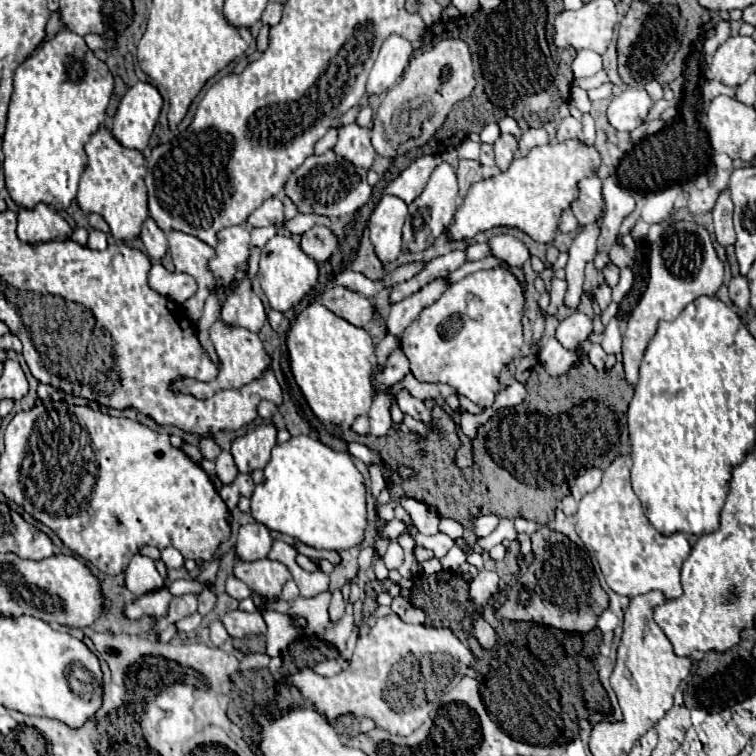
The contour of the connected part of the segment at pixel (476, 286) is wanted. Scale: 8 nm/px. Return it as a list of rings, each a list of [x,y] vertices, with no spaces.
[[[505,267],[469,273],[461,281],[449,285],[447,291],[435,303],[425,307],[401,335],[401,349],[409,359],[411,373],[415,375],[417,381],[447,383],[473,403],[489,407],[499,391],[497,377],[501,369],[519,353],[523,345],[521,329],[523,305],[525,305],[523,289]]]

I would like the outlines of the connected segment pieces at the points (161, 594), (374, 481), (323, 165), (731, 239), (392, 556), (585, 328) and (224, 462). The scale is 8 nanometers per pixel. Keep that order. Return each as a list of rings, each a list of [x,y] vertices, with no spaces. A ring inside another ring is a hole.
[[[153,591],[151,595],[141,595],[137,601],[129,603],[125,607],[125,615],[129,619],[139,619],[143,615],[149,617],[163,617],[167,613],[167,605],[171,601],[171,593],[169,591]]]
[[[369,465],[369,473],[371,473],[371,495],[379,497],[381,489],[385,487],[385,481],[381,477],[381,469],[377,465]]]
[[[333,149],[325,151],[323,155],[307,157],[305,163],[291,173],[283,191],[295,203],[299,213],[313,213],[329,219],[349,219],[371,197],[367,171],[355,167],[351,161],[337,155]]]
[[[721,191],[715,207],[713,207],[713,223],[715,223],[715,237],[721,245],[735,243],[735,229],[733,229],[733,201],[729,191]]]
[[[397,541],[391,543],[391,547],[387,549],[387,555],[383,559],[385,559],[385,565],[389,569],[399,569],[403,563],[403,547]]]
[[[573,311],[571,315],[567,315],[559,327],[557,327],[557,341],[565,347],[565,349],[575,349],[579,343],[583,343],[589,333],[593,331],[593,323],[591,319],[581,313],[581,311]]]
[[[221,451],[215,465],[217,465],[217,477],[221,479],[221,483],[231,483],[235,479],[237,467],[235,467],[233,457],[231,457],[229,451]]]

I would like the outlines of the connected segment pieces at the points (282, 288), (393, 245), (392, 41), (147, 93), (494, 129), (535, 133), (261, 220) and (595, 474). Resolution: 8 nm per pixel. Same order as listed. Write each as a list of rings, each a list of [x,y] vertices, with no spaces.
[[[277,233],[271,237],[265,247],[261,249],[261,261],[259,261],[259,273],[257,279],[269,297],[269,303],[277,311],[287,311],[293,305],[297,305],[303,295],[317,283],[317,263],[301,249],[301,245],[289,235],[289,233]]]
[[[383,195],[369,219],[369,233],[375,253],[383,263],[389,263],[401,253],[401,227],[407,217],[407,205],[399,197]]]
[[[389,35],[385,43],[381,45],[379,57],[371,69],[369,81],[367,81],[367,93],[383,93],[387,87],[391,87],[407,67],[413,53],[411,41],[407,41],[401,35]]]
[[[139,81],[121,99],[119,109],[113,117],[111,133],[123,147],[143,151],[159,119],[161,105],[163,97],[157,87]]]
[[[487,123],[481,131],[481,141],[483,143],[495,143],[499,137],[499,125],[497,123]]]
[[[539,127],[539,129],[527,129],[527,131],[521,135],[521,139],[519,139],[521,155],[527,155],[533,147],[545,145],[547,141],[549,141],[549,135],[547,135],[547,131],[545,131],[543,127]]]
[[[271,197],[267,201],[261,203],[261,207],[257,207],[249,217],[247,223],[251,227],[269,227],[269,225],[277,225],[283,223],[283,203],[279,197]]]
[[[597,468],[586,469],[581,475],[579,475],[573,486],[570,488],[570,492],[576,501],[581,500],[583,495],[595,490],[601,483],[603,472]]]

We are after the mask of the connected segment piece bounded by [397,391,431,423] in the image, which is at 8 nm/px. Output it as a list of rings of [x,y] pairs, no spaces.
[[[401,391],[401,393],[397,395],[397,405],[401,407],[403,413],[407,413],[407,415],[411,415],[411,417],[423,421],[423,423],[431,423],[429,411],[427,411],[427,407],[423,405],[423,401],[413,399],[407,391]]]

